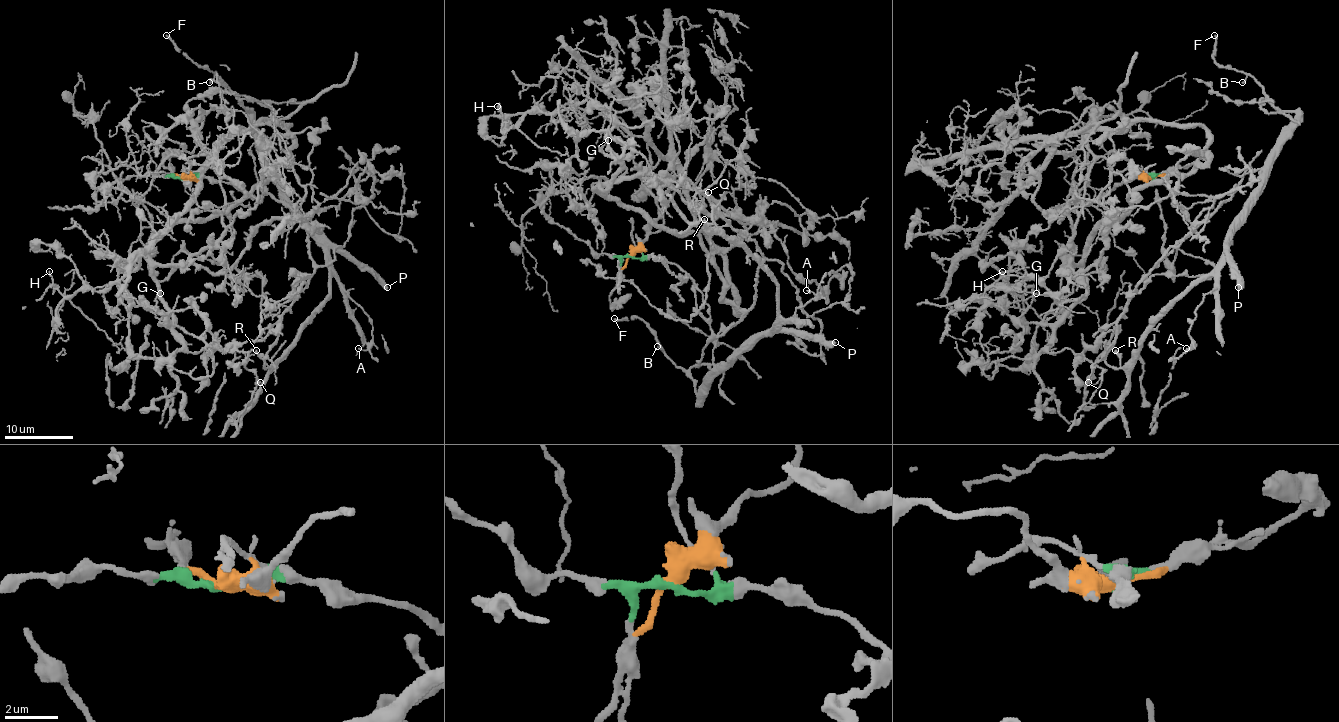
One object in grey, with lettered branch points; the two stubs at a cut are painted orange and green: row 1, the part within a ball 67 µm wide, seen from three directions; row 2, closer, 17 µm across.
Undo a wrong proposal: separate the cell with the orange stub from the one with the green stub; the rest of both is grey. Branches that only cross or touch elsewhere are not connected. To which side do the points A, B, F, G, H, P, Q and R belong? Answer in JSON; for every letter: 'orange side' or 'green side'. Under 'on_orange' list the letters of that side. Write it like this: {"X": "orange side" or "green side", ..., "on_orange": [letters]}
{"A": "green side", "B": "green side", "F": "green side", "G": "orange side", "H": "orange side", "P": "green side", "Q": "green side", "R": "green side", "on_orange": ["G", "H"]}

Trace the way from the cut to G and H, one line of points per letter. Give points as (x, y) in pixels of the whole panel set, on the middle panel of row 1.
G: (630, 256), (661, 227), (656, 203), (672, 178), (607, 181), (605, 190), (620, 166), (607, 107), (608, 140)
H: (630, 256), (663, 222), (639, 171), (658, 157), (649, 126), (591, 80), (584, 99), (506, 128), (497, 106)

